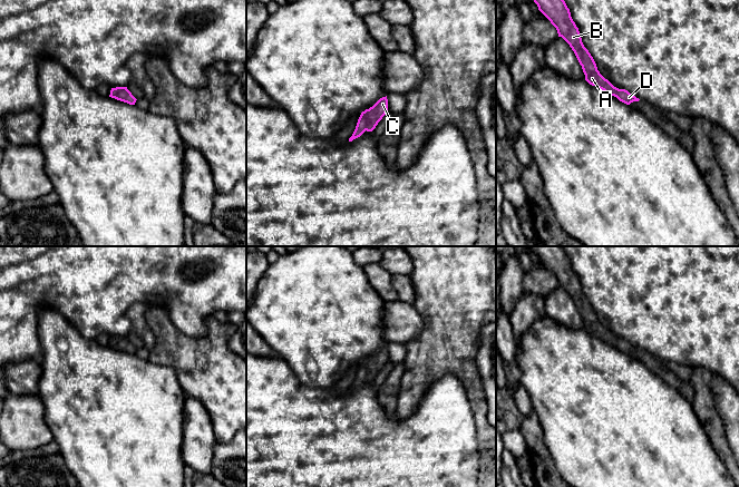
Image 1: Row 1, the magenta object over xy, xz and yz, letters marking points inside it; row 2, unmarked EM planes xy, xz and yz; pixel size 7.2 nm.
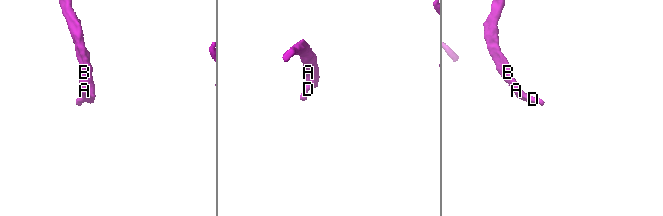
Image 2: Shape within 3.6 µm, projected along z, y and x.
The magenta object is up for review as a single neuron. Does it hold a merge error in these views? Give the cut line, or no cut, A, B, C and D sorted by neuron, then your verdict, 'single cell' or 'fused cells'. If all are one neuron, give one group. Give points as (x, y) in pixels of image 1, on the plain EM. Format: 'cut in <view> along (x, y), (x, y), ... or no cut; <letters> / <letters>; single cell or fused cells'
no cut; A B C D; single cell

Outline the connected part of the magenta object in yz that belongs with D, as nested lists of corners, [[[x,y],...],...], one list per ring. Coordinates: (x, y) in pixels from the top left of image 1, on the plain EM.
[[[532,246],[532,249],[537,254],[538,260],[556,277],[558,286],[562,286],[570,294],[582,315],[585,330],[590,334],[604,340],[626,354],[640,350],[628,340],[614,337],[600,323],[593,306],[582,292],[578,277],[562,246]]]

